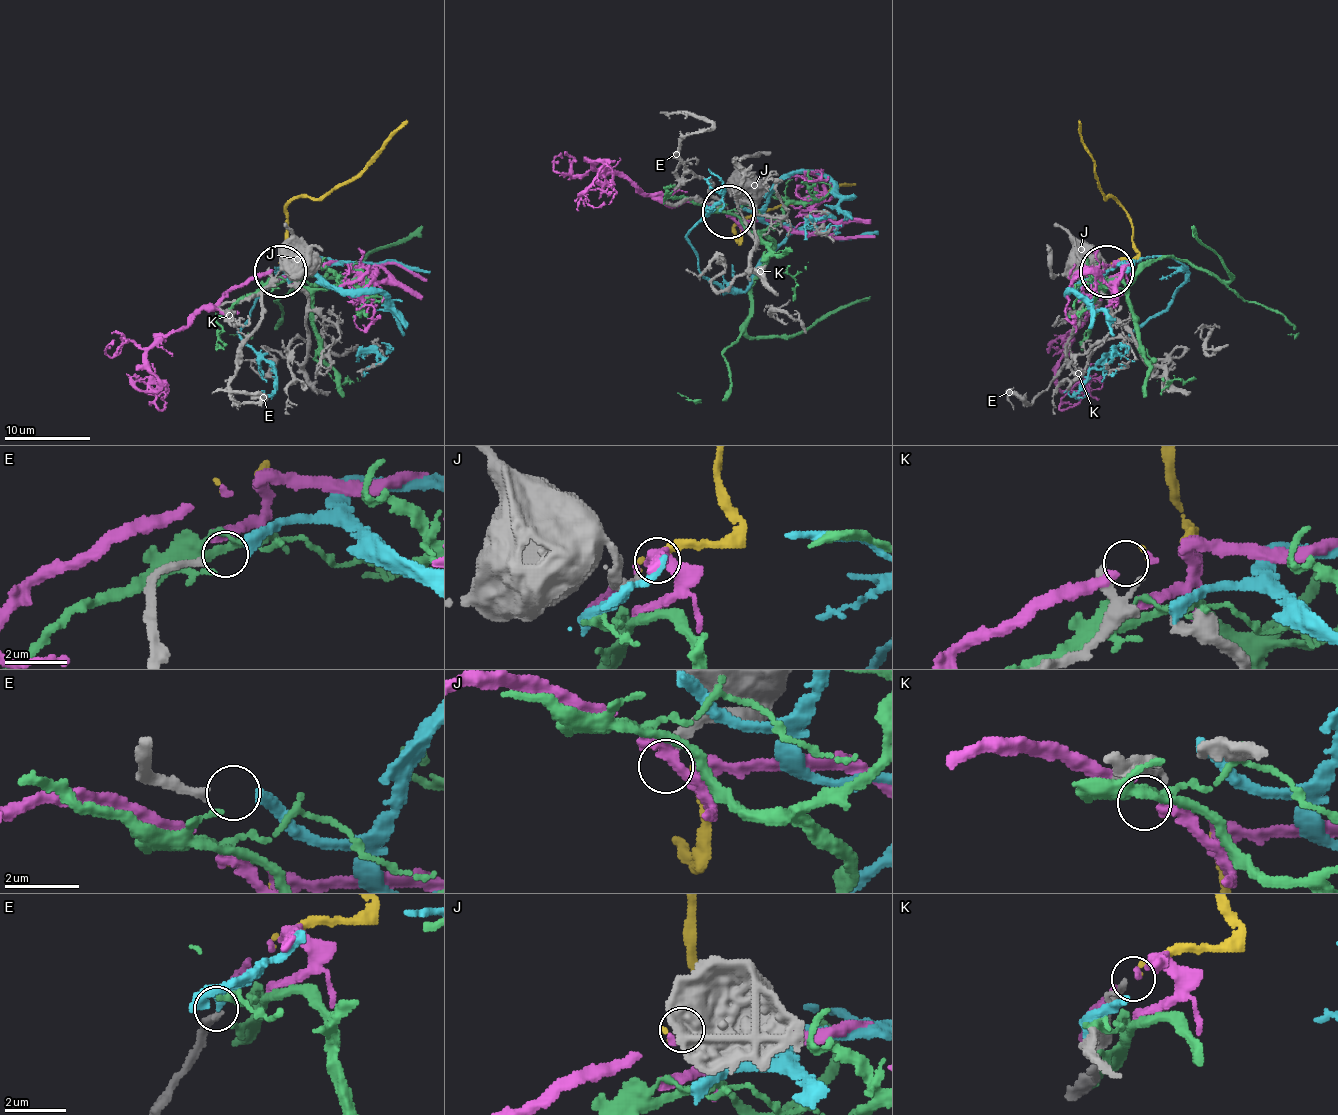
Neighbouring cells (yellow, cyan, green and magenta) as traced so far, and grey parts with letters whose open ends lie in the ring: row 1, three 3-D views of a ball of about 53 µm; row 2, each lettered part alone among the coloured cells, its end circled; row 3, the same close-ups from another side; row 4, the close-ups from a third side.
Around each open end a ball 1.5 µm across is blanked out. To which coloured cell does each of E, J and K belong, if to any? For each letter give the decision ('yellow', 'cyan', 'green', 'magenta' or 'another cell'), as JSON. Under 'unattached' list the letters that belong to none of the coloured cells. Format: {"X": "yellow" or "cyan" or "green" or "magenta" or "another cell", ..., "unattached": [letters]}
{"E": "cyan", "J": "another cell", "K": "yellow", "unattached": ["J"]}

